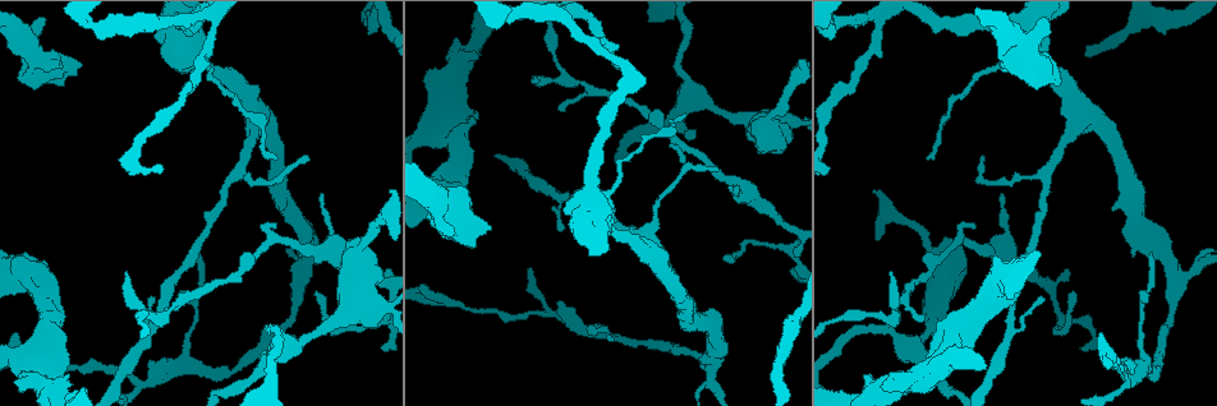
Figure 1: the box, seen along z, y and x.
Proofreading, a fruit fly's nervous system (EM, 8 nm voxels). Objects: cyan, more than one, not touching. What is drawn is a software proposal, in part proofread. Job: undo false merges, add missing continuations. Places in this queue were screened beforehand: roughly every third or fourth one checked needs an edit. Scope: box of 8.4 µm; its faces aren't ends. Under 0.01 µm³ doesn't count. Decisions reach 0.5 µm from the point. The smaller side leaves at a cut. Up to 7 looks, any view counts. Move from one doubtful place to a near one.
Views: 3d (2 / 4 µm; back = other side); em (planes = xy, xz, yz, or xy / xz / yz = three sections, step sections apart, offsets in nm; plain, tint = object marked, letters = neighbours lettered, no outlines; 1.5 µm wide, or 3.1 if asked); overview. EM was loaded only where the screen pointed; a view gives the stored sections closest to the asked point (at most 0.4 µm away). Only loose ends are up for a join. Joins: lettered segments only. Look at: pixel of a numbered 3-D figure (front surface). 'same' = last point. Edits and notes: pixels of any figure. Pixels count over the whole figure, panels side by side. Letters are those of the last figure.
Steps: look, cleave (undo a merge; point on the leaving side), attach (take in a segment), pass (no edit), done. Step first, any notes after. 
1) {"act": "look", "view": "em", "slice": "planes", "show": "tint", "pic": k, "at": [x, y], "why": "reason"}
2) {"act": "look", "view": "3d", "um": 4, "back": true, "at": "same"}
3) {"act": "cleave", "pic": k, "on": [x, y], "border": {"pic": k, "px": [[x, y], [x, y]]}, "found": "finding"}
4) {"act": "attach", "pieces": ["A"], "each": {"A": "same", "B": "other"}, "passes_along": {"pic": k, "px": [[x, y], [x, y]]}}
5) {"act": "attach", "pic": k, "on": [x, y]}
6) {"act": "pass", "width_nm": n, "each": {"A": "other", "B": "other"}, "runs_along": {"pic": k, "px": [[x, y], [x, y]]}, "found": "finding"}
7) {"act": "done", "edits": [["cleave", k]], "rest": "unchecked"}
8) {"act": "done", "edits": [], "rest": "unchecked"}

{"act": "look", "view": "3d", "um": 2, "pic": 1, "at": [782, 104], "why": "narrows sharply"}

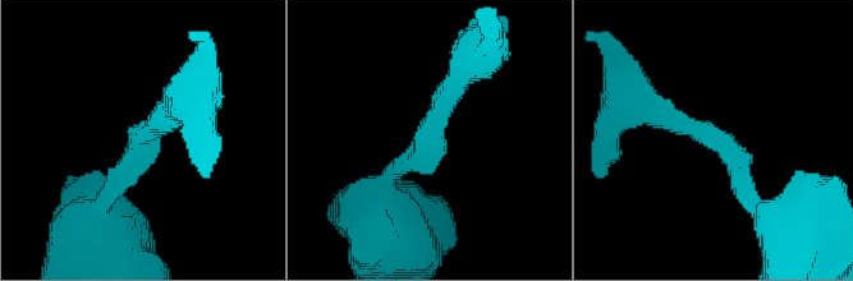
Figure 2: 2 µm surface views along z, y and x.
{"act": "look", "view": "em", "slice": "planes", "show": "tint", "pic": 2, "at": [424, 139], "arm_widths_nm": [260, 420]}

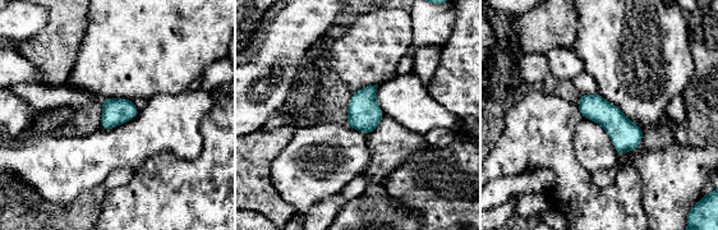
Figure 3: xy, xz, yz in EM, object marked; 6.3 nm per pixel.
{"act": "look", "view": "em", "slice": "planes", "show": "letters", "at": "same"}

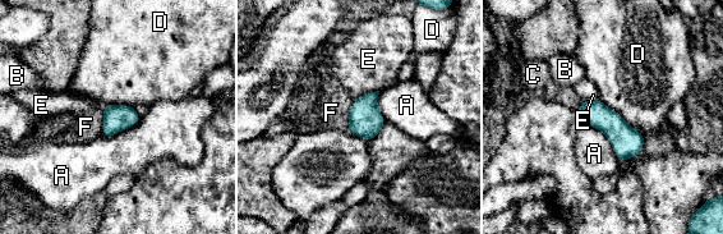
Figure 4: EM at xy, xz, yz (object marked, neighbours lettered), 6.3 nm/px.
{"act": "pass", "longest_contact_nm": ["D", 360], "each": {"A": "other", "B": "other", "C": "other", "D": "other", "E": "other", "F": "other"}, "border": {"pic": 4, "px": [[584, 123], [607, 137], [620, 161]]}, "found": "all the same neuron"}

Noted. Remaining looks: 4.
{"act": "look", "view": "em", "slice": "xz", "step": 4, "show": "tint", "pic": 1, "at": [314, 293], "why": "thin end"}

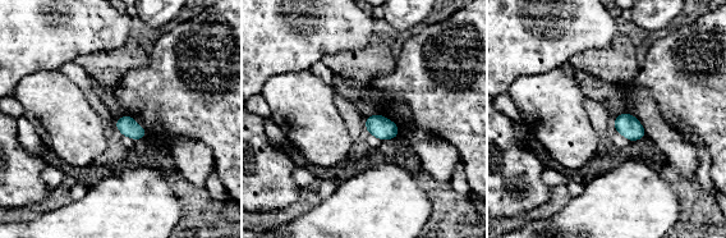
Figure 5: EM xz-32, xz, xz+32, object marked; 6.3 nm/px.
{"act": "look", "view": "em", "slice": "planes", "show": "letters", "at": "same", "why": "cut it another way"}

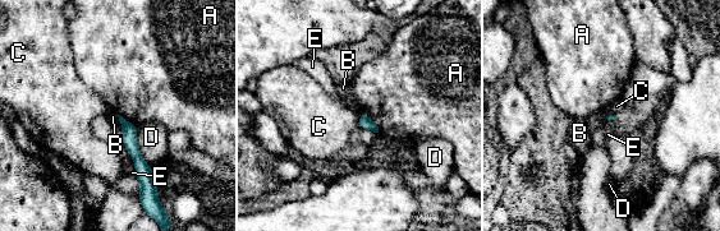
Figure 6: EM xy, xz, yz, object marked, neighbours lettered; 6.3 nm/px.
{"act": "pass", "each": {"A": "other", "B": "other", "C": "other", "D": "other", "E": "other"}, "runs_along": {"pic": 6, "px": [[125, 124], [143, 183]]}, "found": "no lettered segment goes on from it"}

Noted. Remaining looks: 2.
{"act": "look", "view": "em", "slice": "planes", "show": "letters", "pic": 1, "at": [692, 134]}

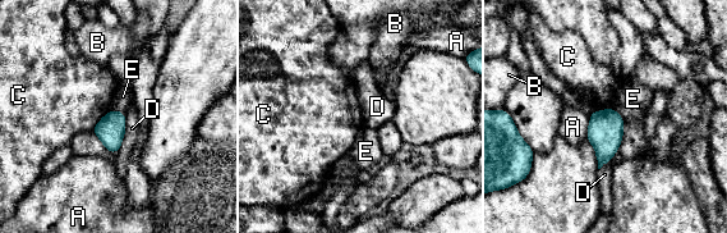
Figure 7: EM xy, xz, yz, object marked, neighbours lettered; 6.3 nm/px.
{"act": "pass", "each": {"A": "other", "B": "other", "C": "other", "D": "other", "E": "other"}, "border": {"pic": 7, "px": [[125, 114], [125, 133], [116, 152]]}, "found": "none of them fits"}

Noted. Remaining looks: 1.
{"act": "done", "edits": [], "rest": "unchecked"}

